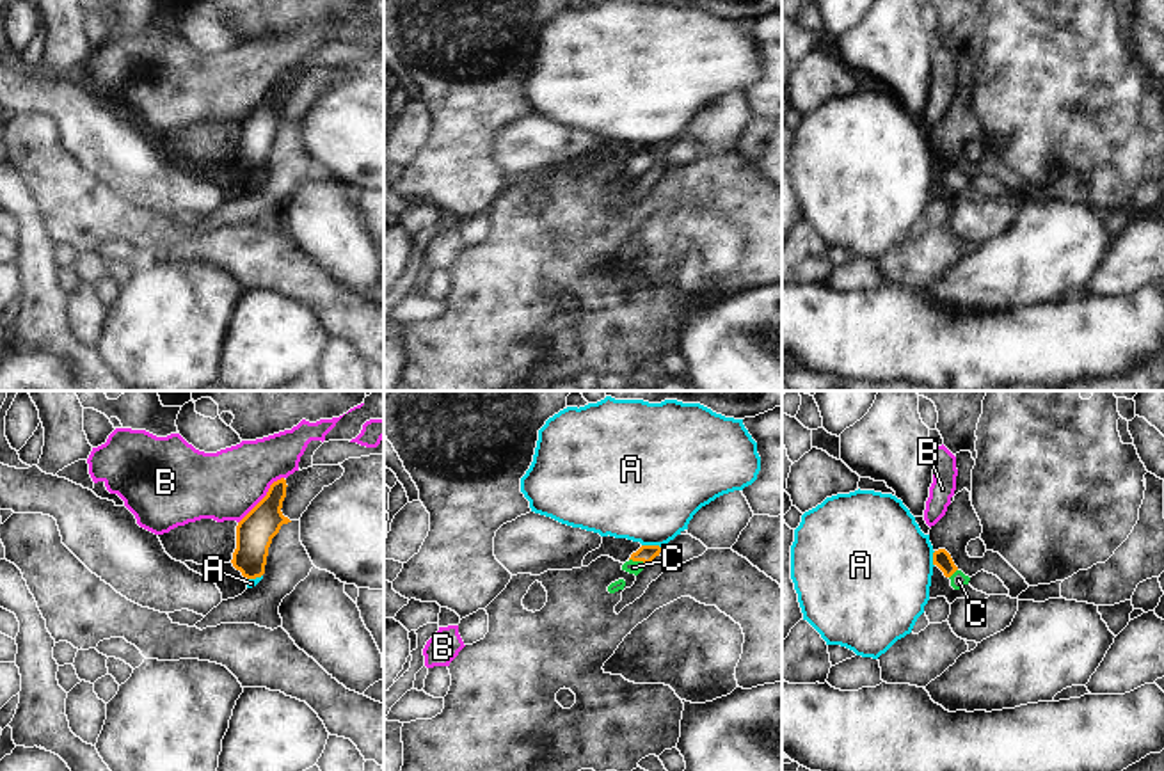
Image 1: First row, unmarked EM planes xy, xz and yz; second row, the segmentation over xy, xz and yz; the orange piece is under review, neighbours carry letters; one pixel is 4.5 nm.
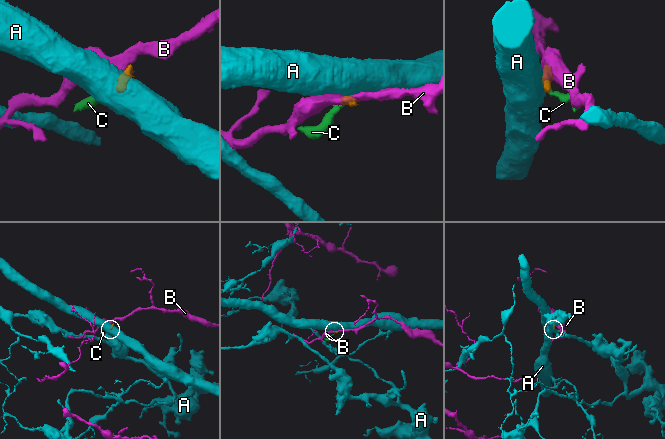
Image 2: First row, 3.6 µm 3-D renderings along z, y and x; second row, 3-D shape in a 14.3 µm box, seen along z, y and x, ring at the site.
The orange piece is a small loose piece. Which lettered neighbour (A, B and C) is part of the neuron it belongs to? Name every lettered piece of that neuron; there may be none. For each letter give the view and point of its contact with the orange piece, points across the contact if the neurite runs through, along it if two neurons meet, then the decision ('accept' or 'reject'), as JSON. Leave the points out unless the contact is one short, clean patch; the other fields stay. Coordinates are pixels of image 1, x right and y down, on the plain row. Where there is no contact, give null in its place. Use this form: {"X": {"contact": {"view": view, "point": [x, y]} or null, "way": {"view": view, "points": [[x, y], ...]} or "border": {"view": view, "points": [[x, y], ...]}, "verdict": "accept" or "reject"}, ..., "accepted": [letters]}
{"A": {"contact": {"view": "xz", "point": [651, 148]}, "border": {"view": "xz", "points": [[642, 146], [656, 146], [660, 150]]}, "verdict": "reject"}, "B": {"contact": {"view": "xy", "point": [263, 100]}, "border": {"view": "xy", "points": [[283, 79], [271, 87], [267, 96], [239, 125]]}, "verdict": "reject"}, "C": {"contact": {"view": "xz", "point": [638, 162]}, "way": {"view": "xz", "points": [[645, 155], [638, 162], [633, 169]]}, "verdict": "accept"}, "accepted": ["C"]}

